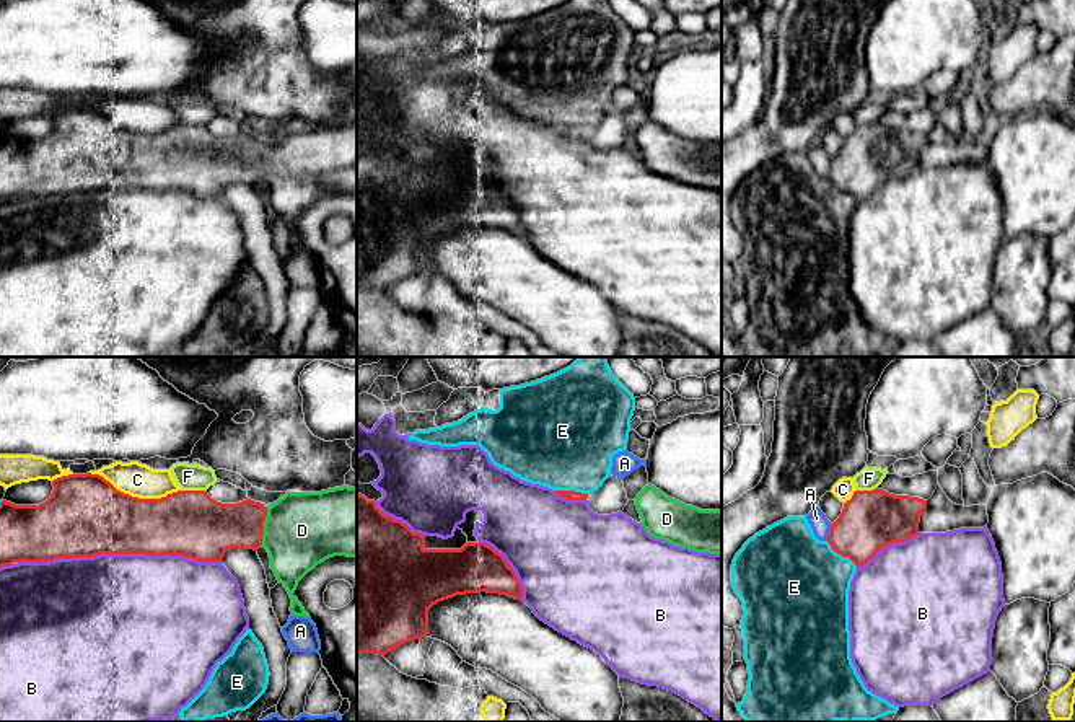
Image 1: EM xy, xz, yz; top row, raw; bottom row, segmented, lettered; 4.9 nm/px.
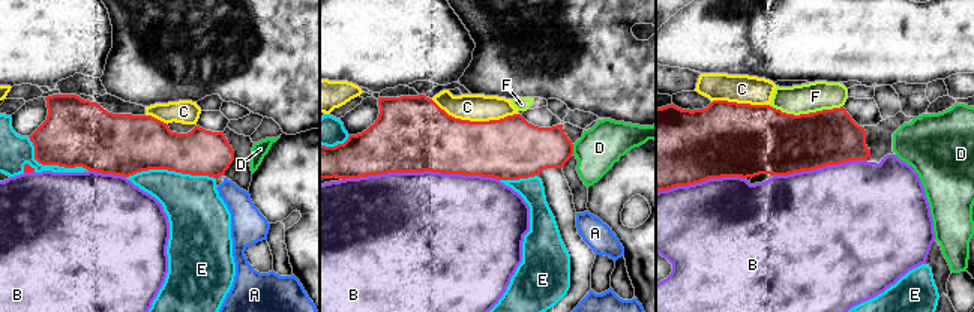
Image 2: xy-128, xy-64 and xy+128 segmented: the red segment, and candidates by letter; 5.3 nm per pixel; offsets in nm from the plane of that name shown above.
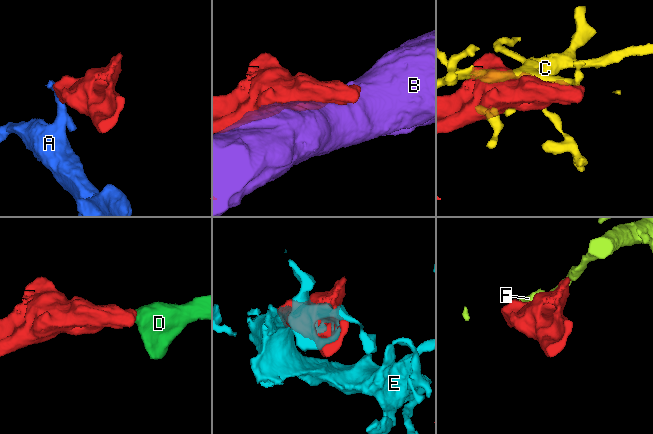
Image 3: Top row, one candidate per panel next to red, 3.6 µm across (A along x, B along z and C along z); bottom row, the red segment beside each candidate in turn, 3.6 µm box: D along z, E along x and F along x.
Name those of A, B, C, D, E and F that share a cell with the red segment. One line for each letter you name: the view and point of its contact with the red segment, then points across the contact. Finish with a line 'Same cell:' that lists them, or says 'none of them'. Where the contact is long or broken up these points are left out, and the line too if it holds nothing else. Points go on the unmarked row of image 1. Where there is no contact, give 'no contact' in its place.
D: xy (263, 162) | across xy (212, 163), (263, 162), (302, 165)
Same cell: D

